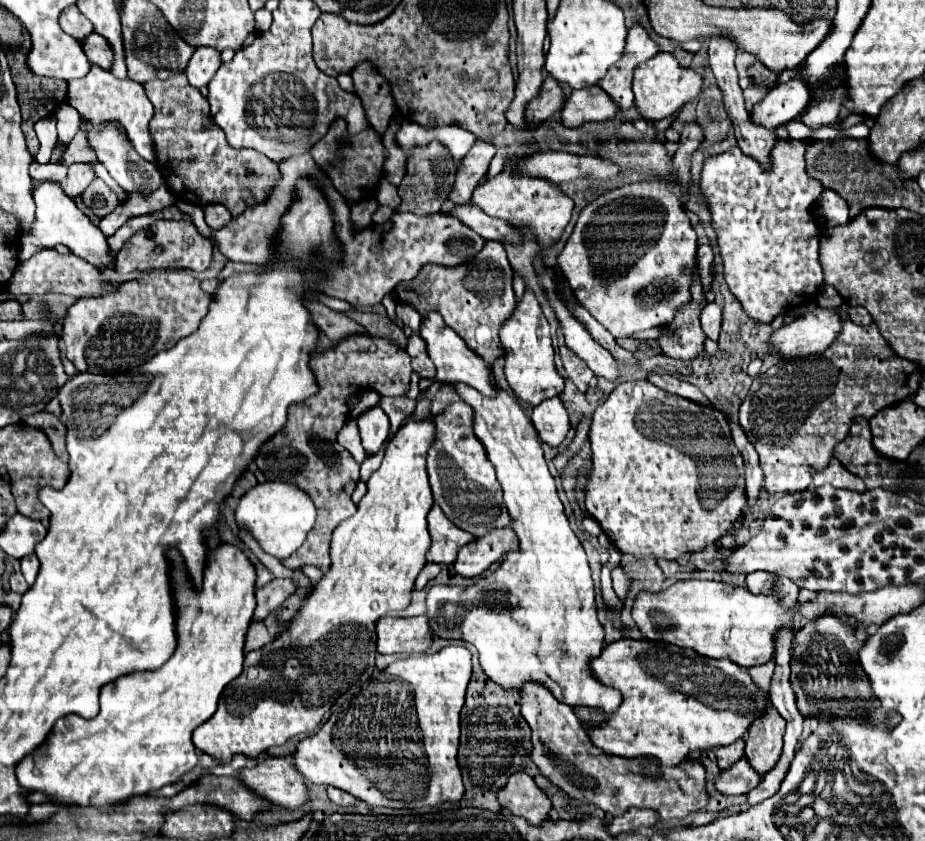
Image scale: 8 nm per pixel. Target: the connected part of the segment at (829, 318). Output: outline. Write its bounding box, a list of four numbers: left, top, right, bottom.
[774,307,844,359]

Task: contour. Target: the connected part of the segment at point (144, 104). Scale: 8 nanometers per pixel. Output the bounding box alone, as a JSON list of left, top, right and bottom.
[68,67,157,164]

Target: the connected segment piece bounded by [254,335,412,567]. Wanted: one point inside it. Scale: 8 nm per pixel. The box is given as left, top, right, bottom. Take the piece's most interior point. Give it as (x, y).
(306, 453)

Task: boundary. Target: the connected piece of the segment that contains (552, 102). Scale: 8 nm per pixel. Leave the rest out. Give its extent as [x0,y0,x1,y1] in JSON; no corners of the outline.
[524,77,564,127]

